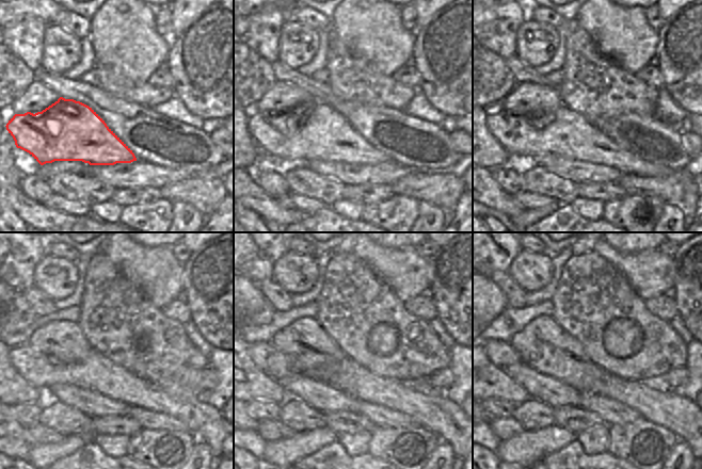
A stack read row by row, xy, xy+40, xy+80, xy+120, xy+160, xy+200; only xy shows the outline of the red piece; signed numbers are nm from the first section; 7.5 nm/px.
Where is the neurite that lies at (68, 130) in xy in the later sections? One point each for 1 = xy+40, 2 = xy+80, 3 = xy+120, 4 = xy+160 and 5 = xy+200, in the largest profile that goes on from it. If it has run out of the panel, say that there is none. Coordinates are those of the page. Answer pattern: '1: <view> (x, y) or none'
1: xy+40 (313, 130)
2: xy+80 (570, 134)
3: xy+120 (96, 372)
4: xy+160 (446, 419)
5: xy+200 (682, 416)

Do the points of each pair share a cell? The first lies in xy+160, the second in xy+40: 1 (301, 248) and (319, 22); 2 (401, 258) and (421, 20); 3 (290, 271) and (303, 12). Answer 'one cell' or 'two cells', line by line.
1: one cell
2: two cells
3: two cells

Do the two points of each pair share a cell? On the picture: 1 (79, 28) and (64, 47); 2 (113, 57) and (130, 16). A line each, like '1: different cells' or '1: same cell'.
1: different cells
2: same cell

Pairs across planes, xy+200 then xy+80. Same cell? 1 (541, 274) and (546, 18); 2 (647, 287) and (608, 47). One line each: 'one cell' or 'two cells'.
1: two cells
2: one cell

